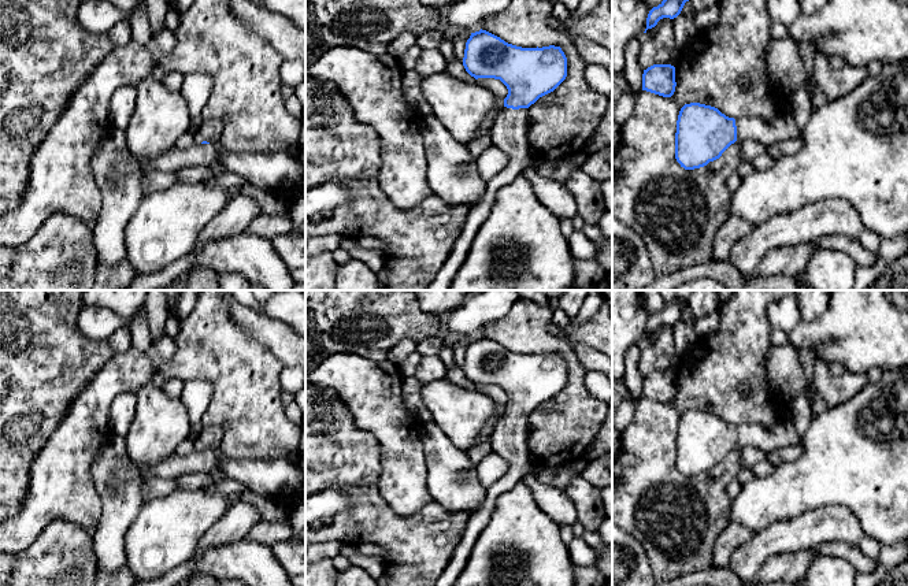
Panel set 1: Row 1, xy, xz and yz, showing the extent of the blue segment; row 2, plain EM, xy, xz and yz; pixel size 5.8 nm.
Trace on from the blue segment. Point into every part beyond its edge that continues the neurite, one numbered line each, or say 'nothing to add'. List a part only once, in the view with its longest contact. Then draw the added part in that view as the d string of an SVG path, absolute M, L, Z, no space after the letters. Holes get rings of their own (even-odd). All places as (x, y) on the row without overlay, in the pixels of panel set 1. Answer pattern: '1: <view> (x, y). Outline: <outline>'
1: xz (510, 438). Outline: M504 413L493 427L490 444L493 452L509 463L509 468L504 476L488 487L482 505L470 515L460 544L434 586L453 586L481 531L490 522L497 498L522 482L523 476L533 470L529 452L527 415L512 416Z

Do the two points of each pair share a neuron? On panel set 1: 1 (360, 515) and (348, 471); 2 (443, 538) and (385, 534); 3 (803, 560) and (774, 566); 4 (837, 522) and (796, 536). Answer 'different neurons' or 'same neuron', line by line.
1: different neurons
2: same neuron
3: same neuron
4: same neuron

